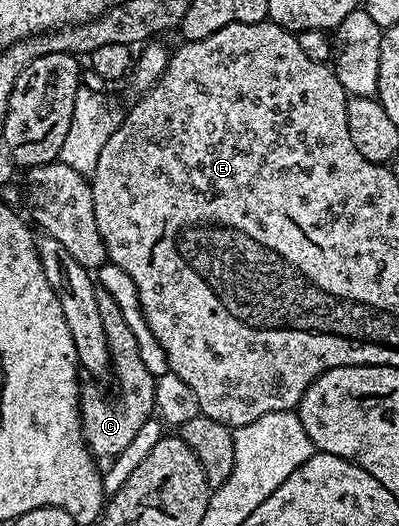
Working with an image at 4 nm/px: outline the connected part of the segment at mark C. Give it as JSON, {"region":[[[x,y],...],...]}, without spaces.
{"region":[[[101,288],[96,289],[95,295],[97,308],[101,311],[101,324],[105,324],[105,340],[109,340],[111,368],[113,379],[119,385],[119,399],[110,402],[105,395],[99,394],[97,387],[84,385],[79,395],[79,421],[83,423],[83,439],[92,455],[99,460],[112,460],[129,447],[138,429],[156,413],[156,378],[149,368],[145,368],[137,340],[133,332],[129,332],[129,323],[121,313],[121,308],[117,308],[117,300],[113,300],[113,296]]]}

